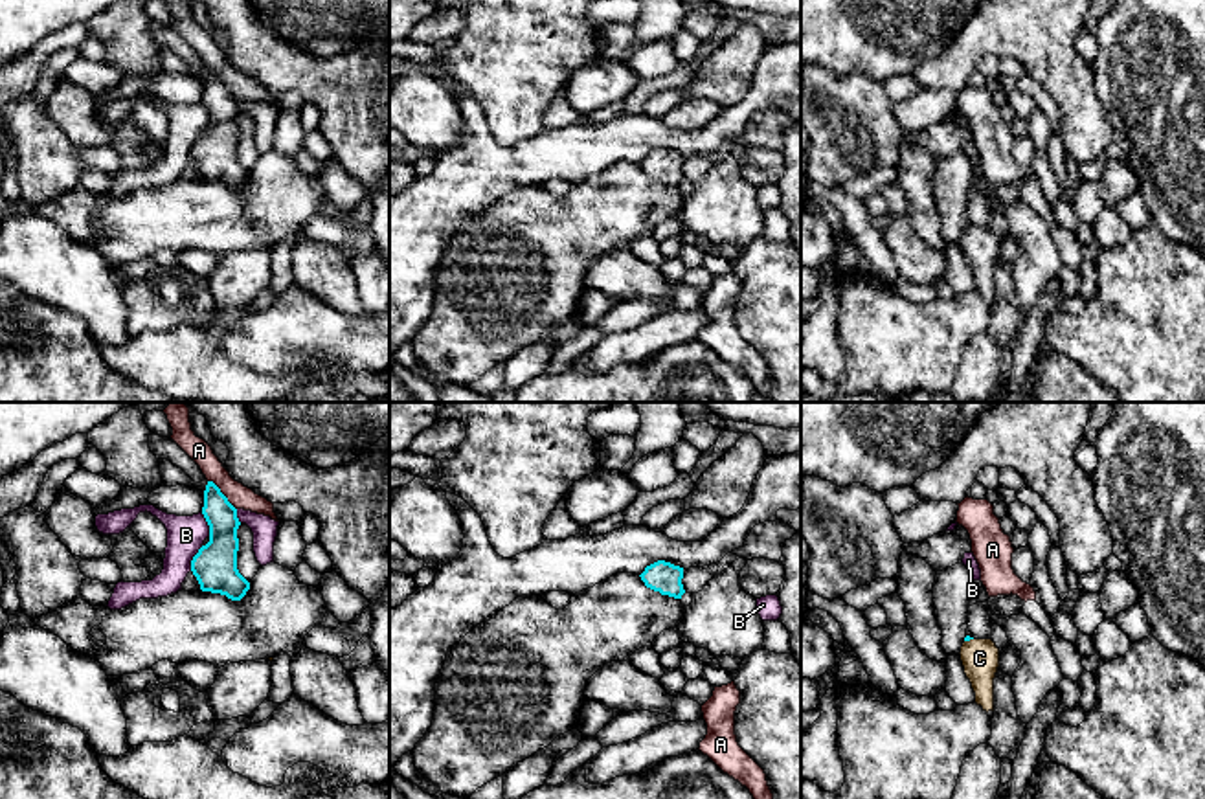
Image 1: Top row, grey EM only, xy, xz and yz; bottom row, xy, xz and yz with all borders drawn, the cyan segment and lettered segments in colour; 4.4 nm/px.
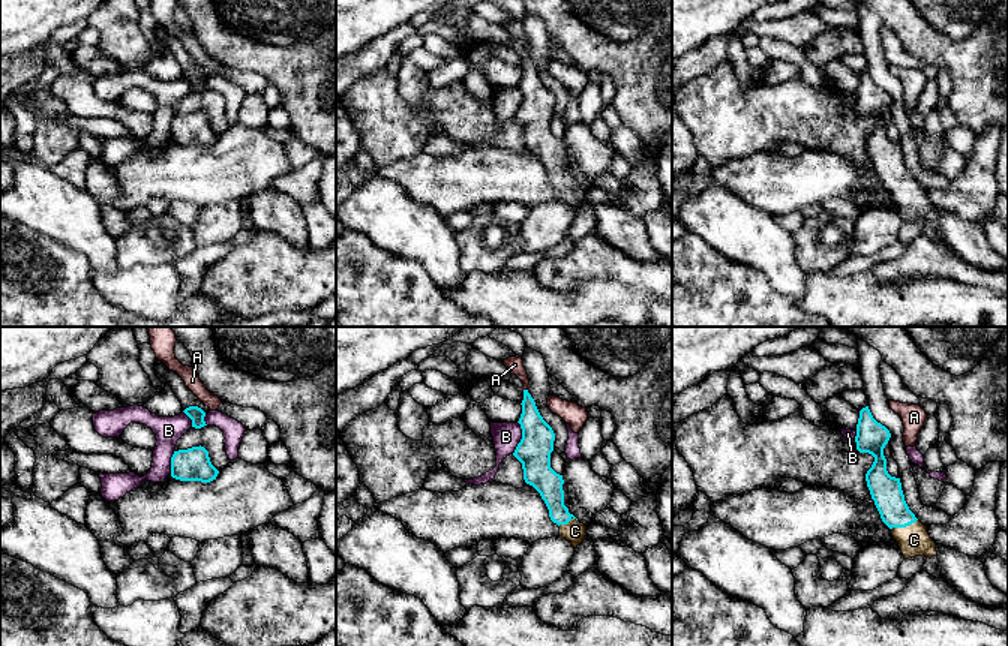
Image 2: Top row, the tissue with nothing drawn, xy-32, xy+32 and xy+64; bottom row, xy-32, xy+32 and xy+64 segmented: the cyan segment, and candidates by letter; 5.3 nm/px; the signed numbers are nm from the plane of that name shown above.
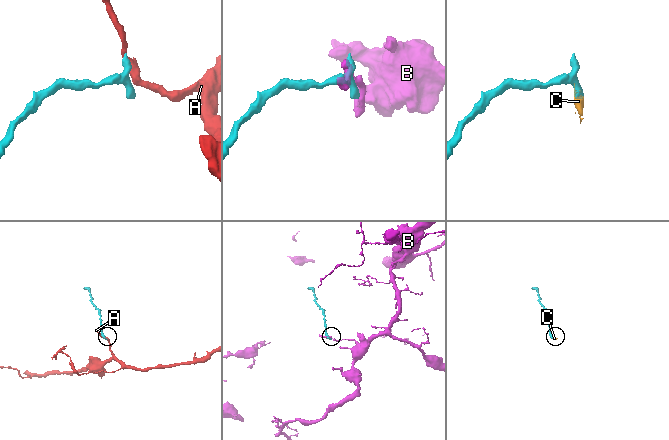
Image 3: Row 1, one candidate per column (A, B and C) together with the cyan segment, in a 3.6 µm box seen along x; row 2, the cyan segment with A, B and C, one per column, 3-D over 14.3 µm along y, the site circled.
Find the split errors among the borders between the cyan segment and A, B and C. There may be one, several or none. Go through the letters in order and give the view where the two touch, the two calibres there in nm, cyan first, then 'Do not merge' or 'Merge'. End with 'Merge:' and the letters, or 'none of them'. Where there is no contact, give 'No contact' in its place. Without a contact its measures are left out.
A: Touches cyan in xy. Thickness 140 nm (cyan) against 100 nm. Do not merge
B: Touches cyan in xy. Thickness 190 nm (cyan) against 160 nm. Do not merge
C: Touches cyan in yz. Thickness 20 nm (cyan) against 160 nm. Merge
Merge: C

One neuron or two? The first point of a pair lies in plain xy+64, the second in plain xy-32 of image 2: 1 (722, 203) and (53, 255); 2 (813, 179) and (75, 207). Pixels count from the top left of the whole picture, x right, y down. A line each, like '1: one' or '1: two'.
1: two
2: two

